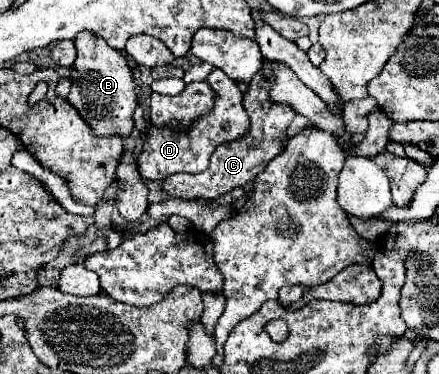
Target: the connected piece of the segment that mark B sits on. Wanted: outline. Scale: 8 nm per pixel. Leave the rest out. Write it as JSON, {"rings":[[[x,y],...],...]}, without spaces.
{"rings":[[[79,32],[75,38],[77,58],[71,66],[71,92],[67,100],[79,110],[97,136],[129,136],[133,130],[133,110],[137,106],[133,74],[121,52],[115,52],[101,36]]]}

